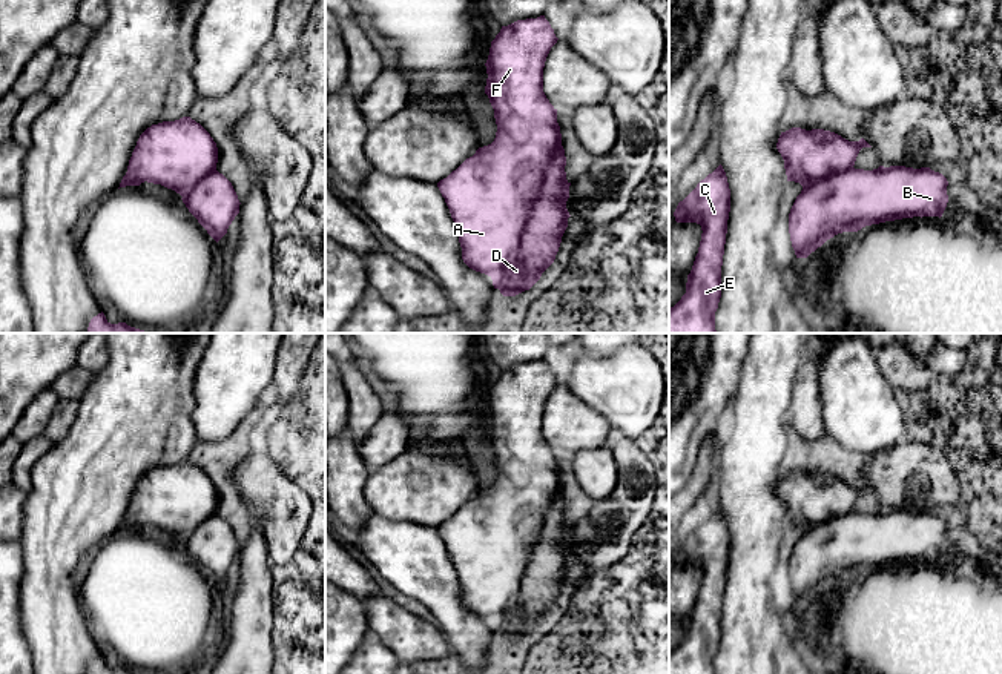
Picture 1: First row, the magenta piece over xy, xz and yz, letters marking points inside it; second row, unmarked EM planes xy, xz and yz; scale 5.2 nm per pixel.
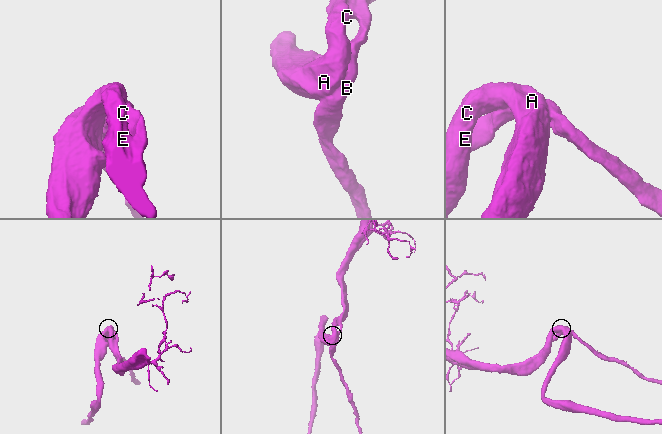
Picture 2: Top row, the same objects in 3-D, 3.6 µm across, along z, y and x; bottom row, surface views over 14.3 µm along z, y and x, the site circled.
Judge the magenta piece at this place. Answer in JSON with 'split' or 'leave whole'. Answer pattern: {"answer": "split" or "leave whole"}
{"answer": "leave whole"}

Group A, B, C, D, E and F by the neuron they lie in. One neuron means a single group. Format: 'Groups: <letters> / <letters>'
Groups: A B C D E F

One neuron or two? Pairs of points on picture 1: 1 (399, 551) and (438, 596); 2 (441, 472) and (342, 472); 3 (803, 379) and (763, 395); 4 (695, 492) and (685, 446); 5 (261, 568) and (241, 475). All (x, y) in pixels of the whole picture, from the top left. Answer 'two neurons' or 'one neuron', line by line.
1: one neuron
2: two neurons
3: two neurons
4: two neurons
5: two neurons

